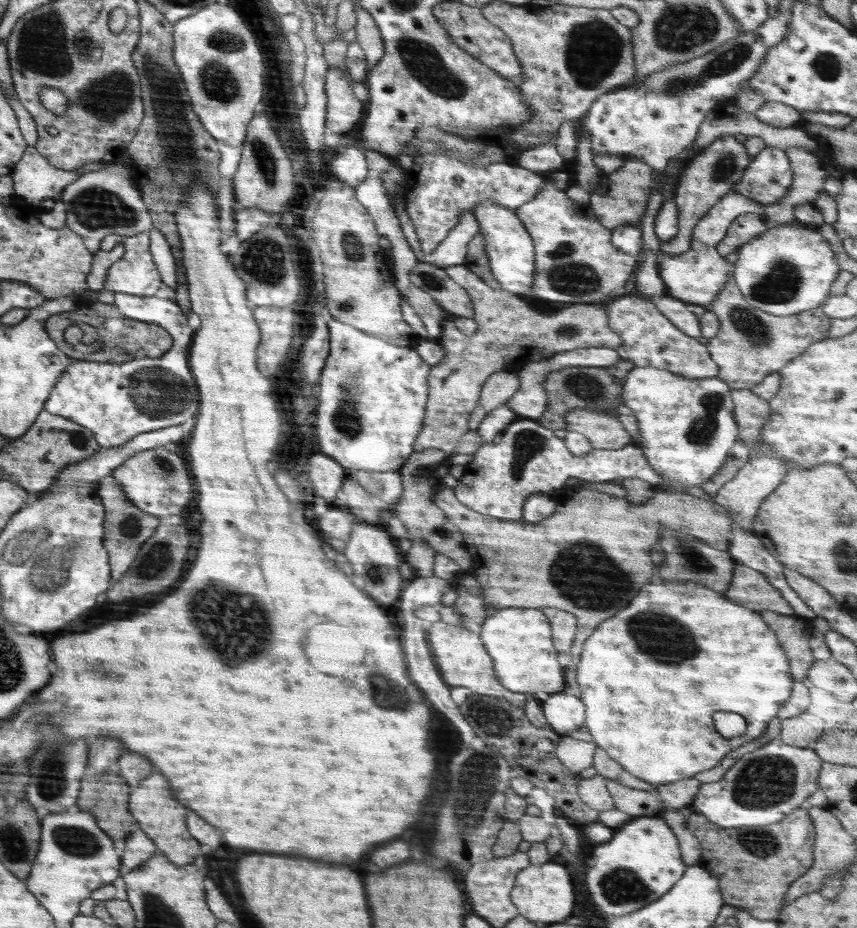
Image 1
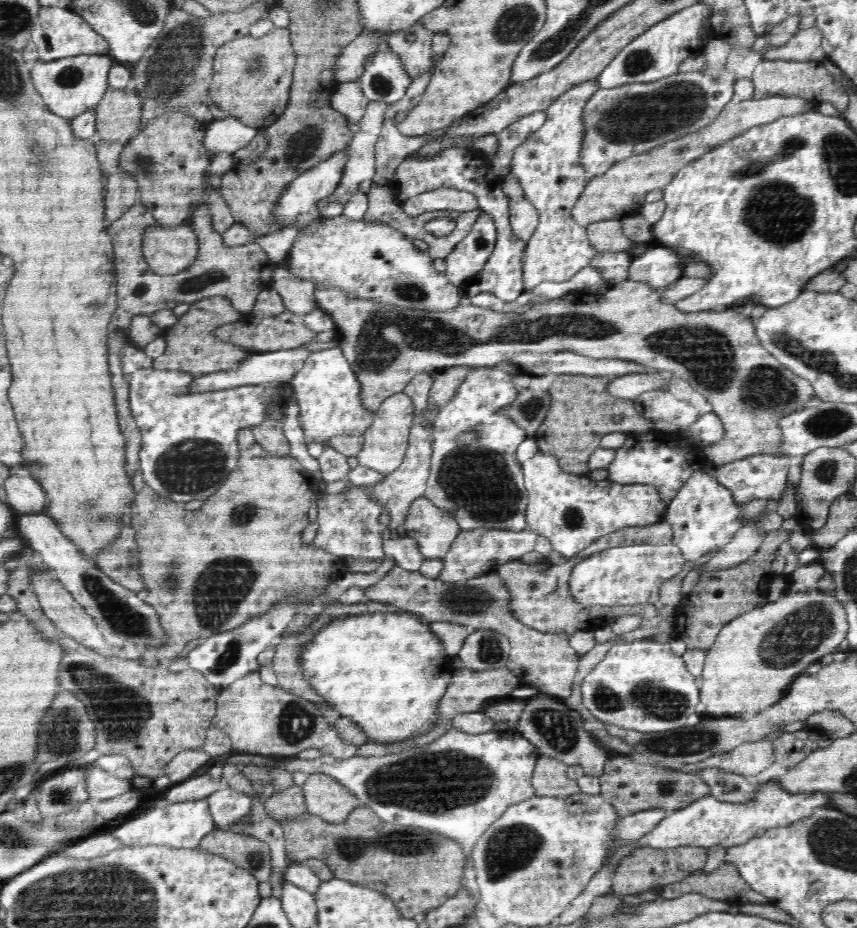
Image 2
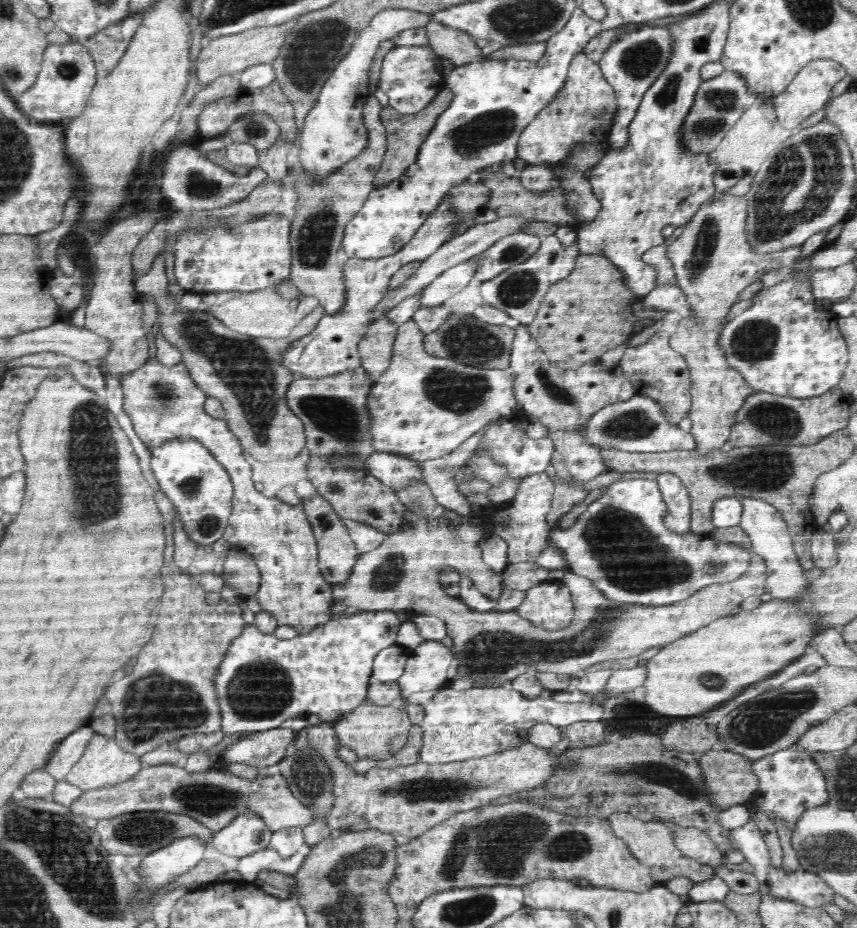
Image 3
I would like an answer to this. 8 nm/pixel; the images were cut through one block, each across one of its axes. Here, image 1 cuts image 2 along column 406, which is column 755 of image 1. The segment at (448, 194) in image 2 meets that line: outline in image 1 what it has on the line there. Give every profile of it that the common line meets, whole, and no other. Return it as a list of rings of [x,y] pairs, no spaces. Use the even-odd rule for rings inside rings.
[[[733,192],[724,196],[698,221],[691,232],[691,247],[680,256],[665,256],[660,252],[657,254],[659,264],[659,277],[666,285],[666,294],[685,303],[698,304],[702,307],[710,307],[716,295],[726,286],[727,278],[733,275],[735,266],[726,263],[725,257],[720,256],[716,245],[724,238],[730,223],[738,216],[746,213],[763,214],[764,205],[754,202]]]

